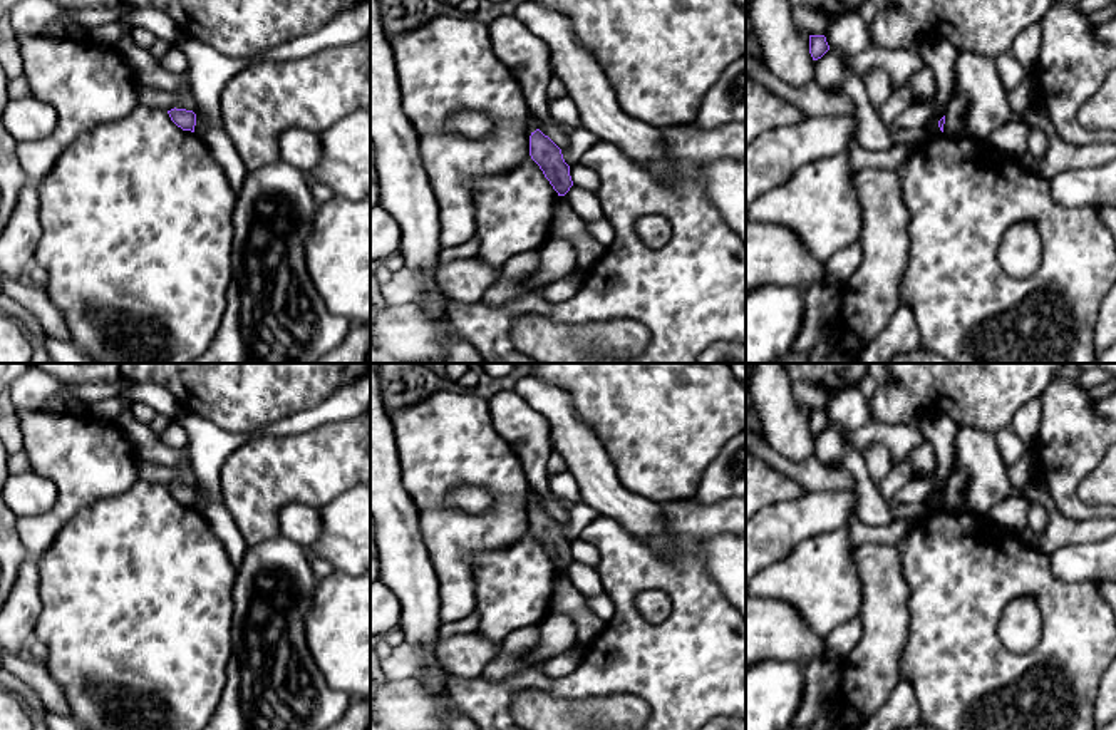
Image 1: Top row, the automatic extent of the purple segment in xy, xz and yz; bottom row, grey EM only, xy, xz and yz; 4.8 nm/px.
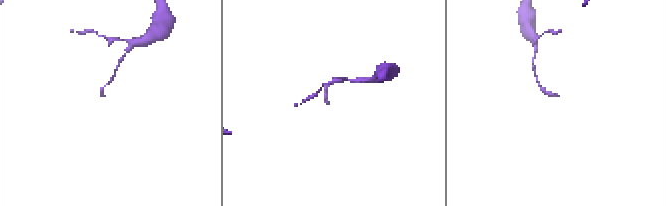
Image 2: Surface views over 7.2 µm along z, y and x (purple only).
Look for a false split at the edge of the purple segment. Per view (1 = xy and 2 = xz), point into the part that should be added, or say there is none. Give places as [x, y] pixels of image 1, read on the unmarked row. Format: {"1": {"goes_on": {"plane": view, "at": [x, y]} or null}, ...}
{"1": {"goes_on": null}, "2": {"goes_on": null}}

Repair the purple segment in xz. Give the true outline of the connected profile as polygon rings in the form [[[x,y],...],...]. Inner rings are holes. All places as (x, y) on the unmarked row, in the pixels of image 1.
[[[540,504],[530,511],[530,531],[558,571],[565,571],[573,561],[570,541],[565,537],[561,524]]]

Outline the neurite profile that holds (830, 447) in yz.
[[[829,425],[814,435],[814,459],[826,465],[836,465],[853,476],[858,494],[856,516],[863,524],[883,527],[895,519],[888,502],[873,484],[861,452],[845,442],[845,437]]]

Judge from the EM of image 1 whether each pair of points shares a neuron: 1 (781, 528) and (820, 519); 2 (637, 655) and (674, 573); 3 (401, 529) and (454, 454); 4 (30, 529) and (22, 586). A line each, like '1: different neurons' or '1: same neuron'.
1: same neuron
2: same neuron
3: different neurons
4: different neurons

